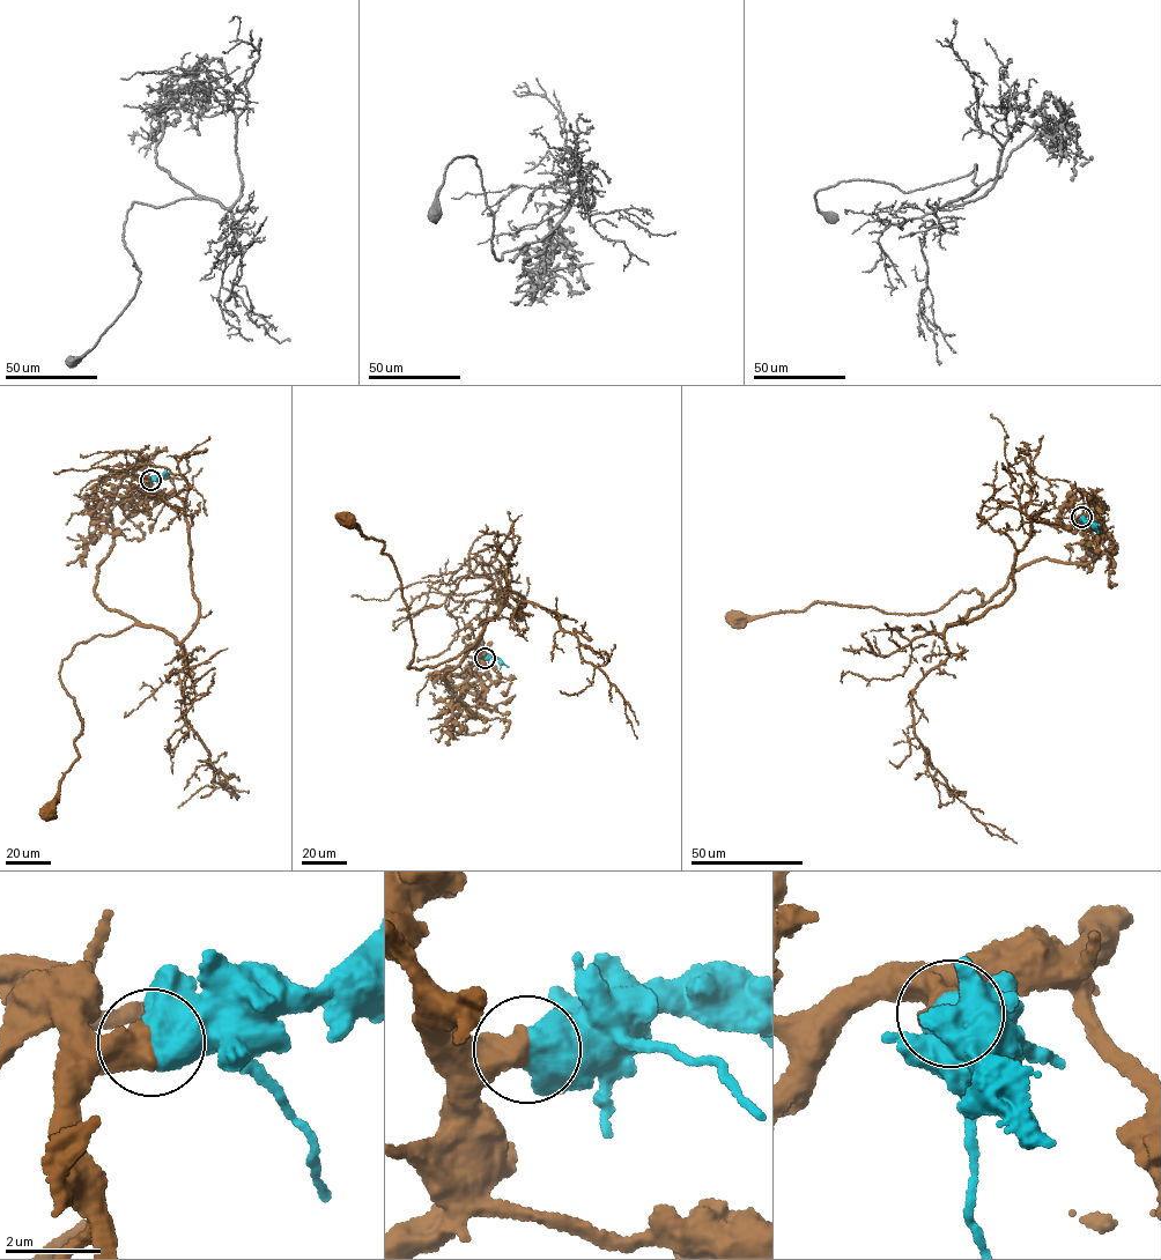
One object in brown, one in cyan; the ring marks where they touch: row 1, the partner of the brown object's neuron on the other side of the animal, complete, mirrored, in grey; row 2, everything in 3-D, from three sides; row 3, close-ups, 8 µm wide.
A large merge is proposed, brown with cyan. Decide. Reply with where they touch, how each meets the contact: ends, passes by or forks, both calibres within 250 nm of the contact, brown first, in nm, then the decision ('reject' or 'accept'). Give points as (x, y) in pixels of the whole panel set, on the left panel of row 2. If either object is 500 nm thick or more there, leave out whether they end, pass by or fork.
(150, 480) | 650/800 nm | accept

